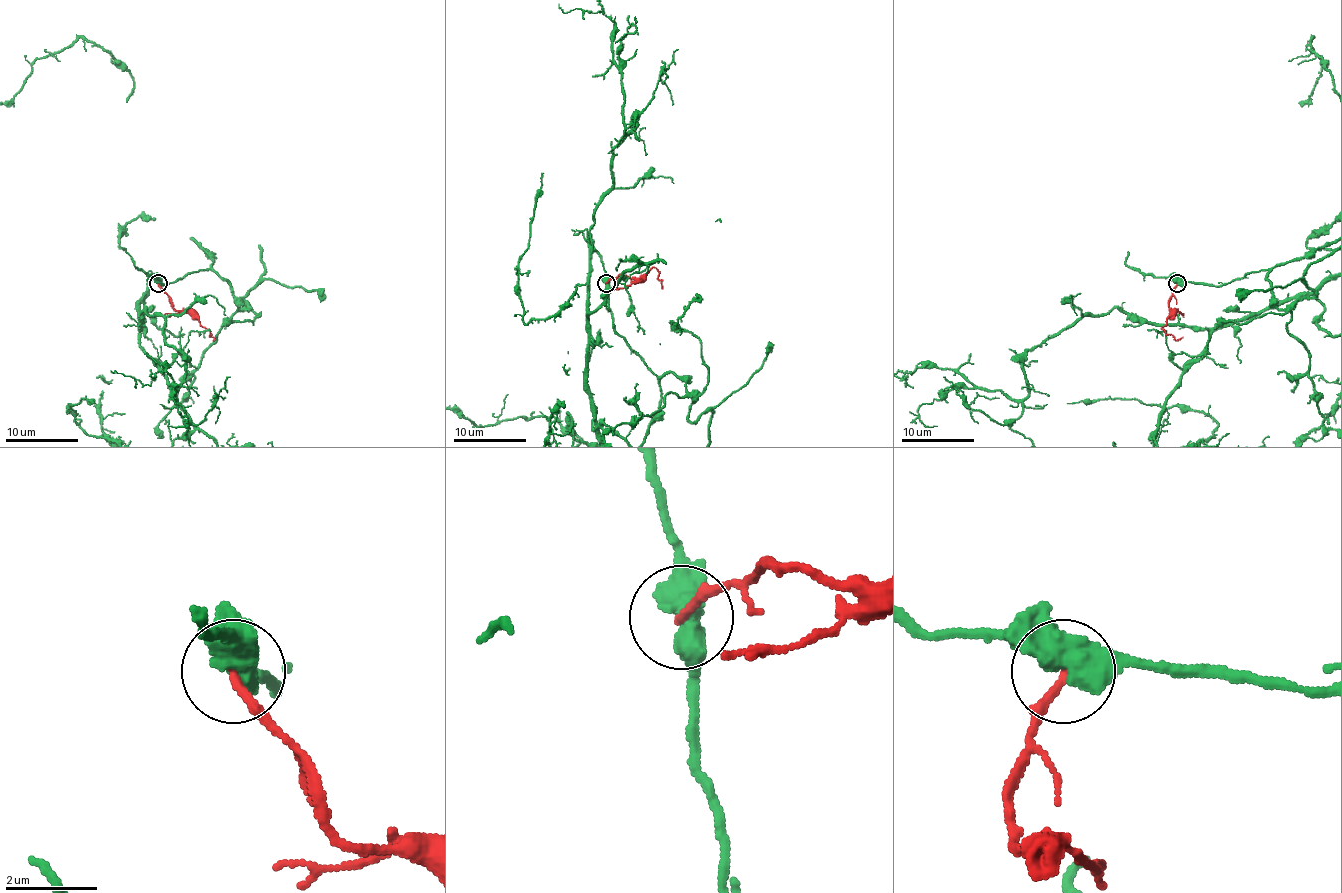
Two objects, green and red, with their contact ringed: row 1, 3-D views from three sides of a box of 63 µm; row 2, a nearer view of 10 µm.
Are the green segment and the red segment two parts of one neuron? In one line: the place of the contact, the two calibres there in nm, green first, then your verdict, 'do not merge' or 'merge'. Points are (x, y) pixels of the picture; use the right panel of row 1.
(1177, 283) | 600/170 nm | do not merge

